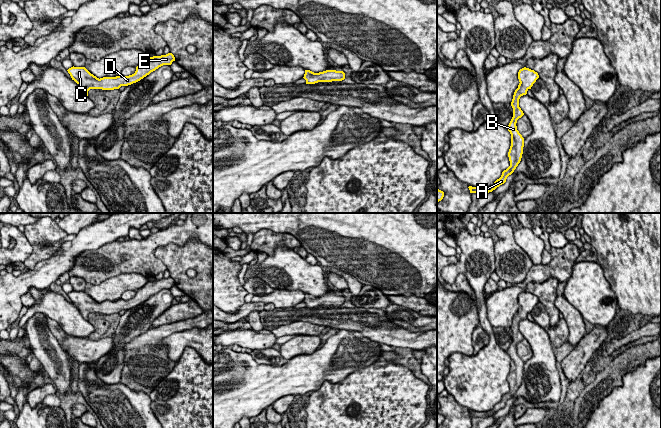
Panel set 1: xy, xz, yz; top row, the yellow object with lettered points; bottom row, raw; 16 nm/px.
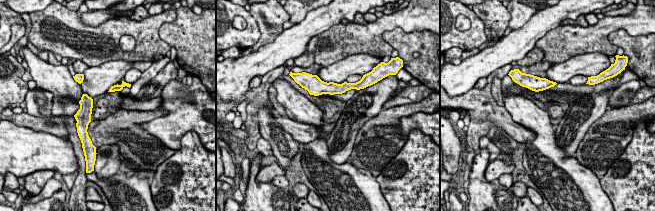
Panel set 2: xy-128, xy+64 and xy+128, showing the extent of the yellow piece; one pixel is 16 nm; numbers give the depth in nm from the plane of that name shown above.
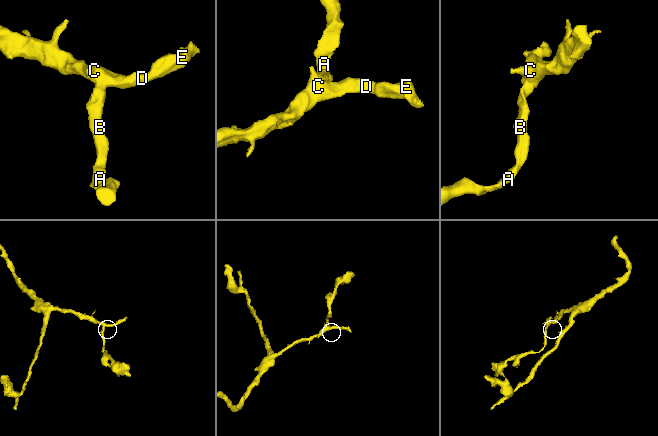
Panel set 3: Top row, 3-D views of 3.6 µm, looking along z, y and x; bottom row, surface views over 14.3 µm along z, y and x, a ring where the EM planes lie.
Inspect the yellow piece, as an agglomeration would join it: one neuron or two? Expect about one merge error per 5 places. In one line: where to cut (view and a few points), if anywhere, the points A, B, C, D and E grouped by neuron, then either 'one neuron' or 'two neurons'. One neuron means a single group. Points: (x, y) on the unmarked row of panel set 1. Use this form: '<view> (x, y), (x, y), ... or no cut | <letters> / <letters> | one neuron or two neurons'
no cut | A B C D E | one neuron

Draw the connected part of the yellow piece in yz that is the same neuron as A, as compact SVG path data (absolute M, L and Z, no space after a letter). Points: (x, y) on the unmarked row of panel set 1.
M522 292L518 296L518 303L519 303L519 309L518 312L515 314L513 323L511 326L511 330L513 332L513 341L507 350L508 355L511 358L511 370L508 376L508 381L510 385L510 390L502 396L502 399L499 403L497 403L492 410L486 411L486 412L477 412L469 410L470 417L489 417L495 414L500 409L504 408L506 406L506 403L509 399L511 399L518 388L521 385L522 378L523 378L523 371L524 371L524 362L517 354L517 344L521 342L524 337L519 331L519 323L521 320L526 319L527 315L531 313L533 308L536 306L536 304L539 302L539 299L534 294L531 294L529 292Z

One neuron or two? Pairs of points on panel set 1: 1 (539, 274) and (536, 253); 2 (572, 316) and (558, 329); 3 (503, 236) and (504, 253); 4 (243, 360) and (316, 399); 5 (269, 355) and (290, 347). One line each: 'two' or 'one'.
1: two
2: two
3: one
4: two
5: two

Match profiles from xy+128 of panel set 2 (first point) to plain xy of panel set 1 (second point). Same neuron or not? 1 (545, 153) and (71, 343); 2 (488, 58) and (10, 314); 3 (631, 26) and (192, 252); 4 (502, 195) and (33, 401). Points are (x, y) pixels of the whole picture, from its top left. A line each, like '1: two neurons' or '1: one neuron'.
1: two neurons
2: one neuron
3: two neurons
4: two neurons

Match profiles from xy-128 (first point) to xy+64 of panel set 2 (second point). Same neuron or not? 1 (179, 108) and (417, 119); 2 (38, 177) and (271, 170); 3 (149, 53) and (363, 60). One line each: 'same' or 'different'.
1: same
2: same
3: different

